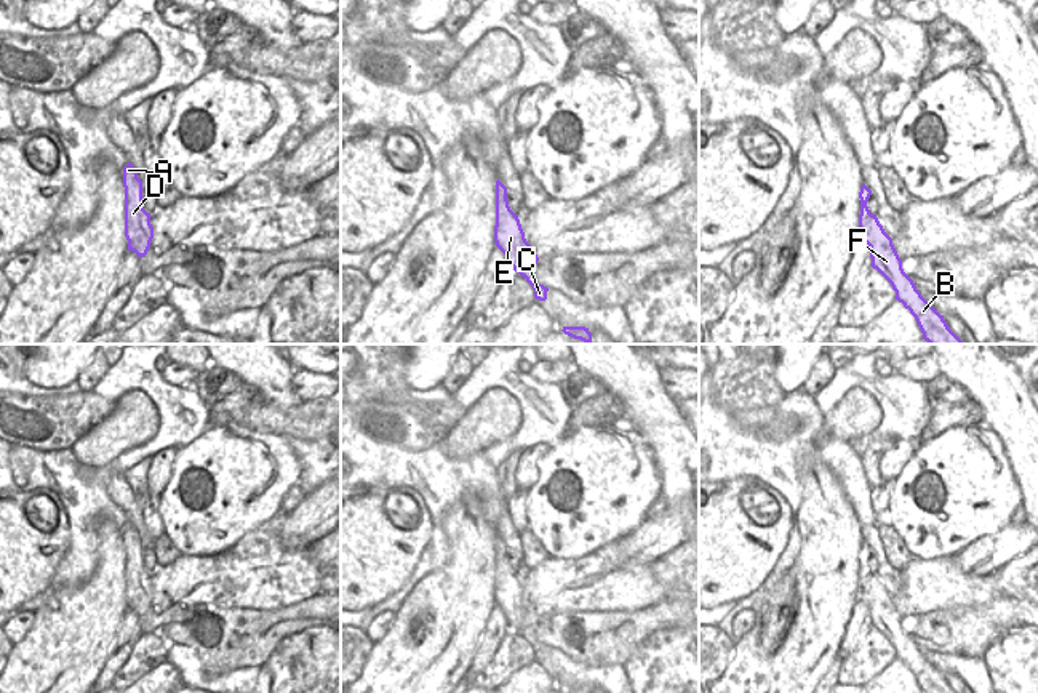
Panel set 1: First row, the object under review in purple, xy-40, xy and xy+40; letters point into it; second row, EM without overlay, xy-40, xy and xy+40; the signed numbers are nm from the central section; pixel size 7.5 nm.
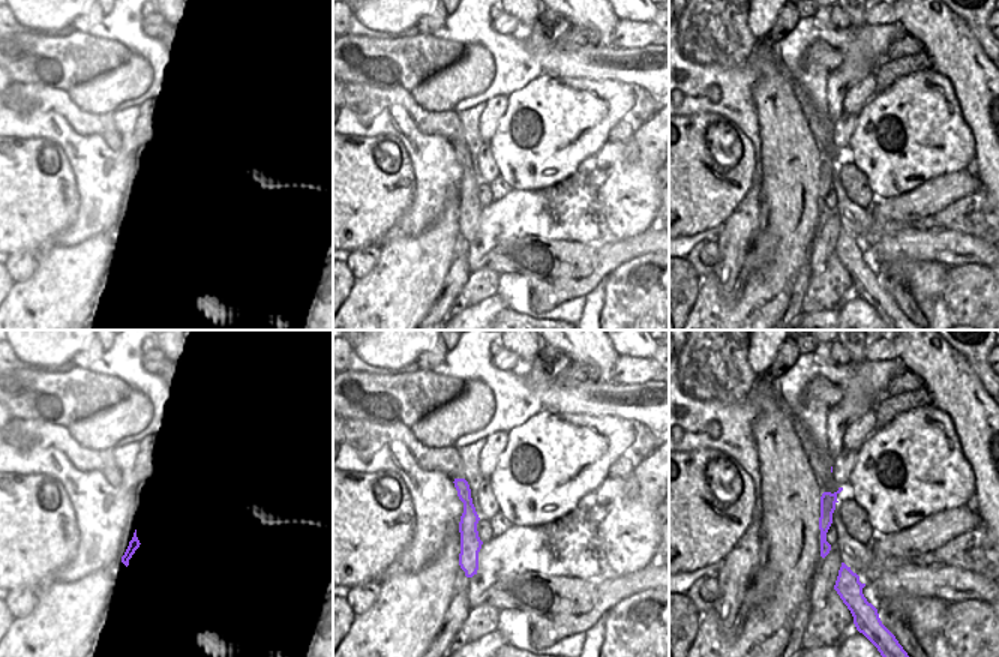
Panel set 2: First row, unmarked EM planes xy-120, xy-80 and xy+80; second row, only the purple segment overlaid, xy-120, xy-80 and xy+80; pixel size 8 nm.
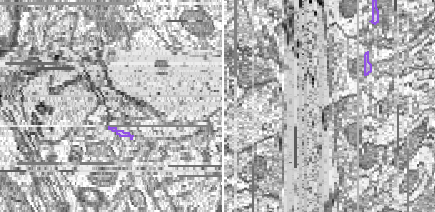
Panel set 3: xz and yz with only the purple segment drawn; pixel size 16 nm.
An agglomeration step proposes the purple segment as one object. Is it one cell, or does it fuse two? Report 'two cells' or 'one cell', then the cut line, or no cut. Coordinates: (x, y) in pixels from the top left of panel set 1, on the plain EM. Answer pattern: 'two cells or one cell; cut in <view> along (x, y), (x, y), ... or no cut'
two cells; cut in xy along (518, 581), (522, 621), (515, 629)

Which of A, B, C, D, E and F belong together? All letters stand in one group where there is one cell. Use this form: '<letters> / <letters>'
A D E / B C F

